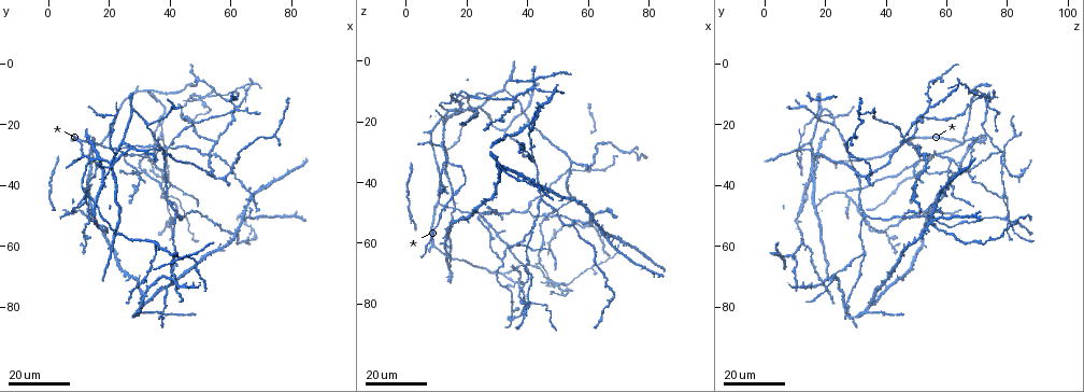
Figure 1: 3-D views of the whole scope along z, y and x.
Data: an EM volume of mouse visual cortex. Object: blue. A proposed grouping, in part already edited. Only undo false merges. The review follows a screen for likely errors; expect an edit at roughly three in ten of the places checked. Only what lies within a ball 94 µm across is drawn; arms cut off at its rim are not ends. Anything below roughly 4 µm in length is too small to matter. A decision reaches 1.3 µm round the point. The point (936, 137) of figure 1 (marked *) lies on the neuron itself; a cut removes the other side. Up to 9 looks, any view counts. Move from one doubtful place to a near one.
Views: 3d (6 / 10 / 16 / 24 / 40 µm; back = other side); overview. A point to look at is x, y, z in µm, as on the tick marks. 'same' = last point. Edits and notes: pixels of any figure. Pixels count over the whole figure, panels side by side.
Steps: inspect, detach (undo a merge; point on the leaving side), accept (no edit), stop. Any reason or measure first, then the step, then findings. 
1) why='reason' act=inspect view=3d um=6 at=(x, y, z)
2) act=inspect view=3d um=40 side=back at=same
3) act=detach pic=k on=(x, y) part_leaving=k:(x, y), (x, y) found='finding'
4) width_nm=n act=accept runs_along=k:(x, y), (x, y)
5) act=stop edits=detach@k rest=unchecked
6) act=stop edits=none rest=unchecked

why='four or more arms meet' act=inspect view=3d um=24 at=(41, 71, 22)

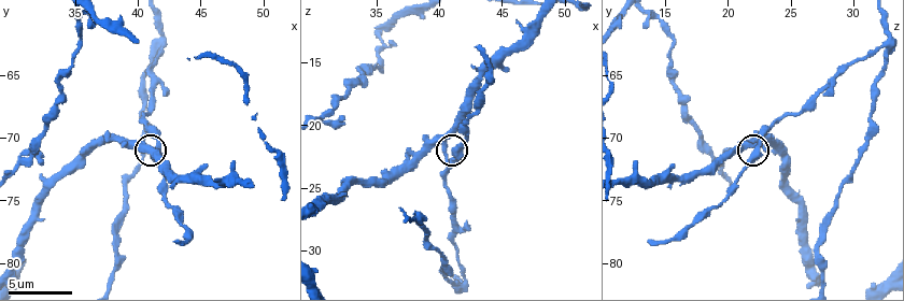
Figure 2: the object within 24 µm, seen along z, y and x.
act=inspect view=3d um=10 at=(41.2, 71.0, 22.2)

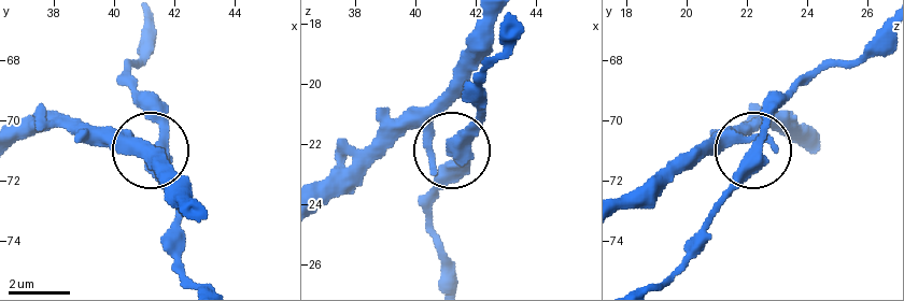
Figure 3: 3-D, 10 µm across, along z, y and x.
act=accept runs_along=3:(886, 28), (802, 82), (719, 202) found='continuous, no second neuron'

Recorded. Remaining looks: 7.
why='two arms in line, one across' act=inspect view=3d um=24 at=(45, 50, 46)

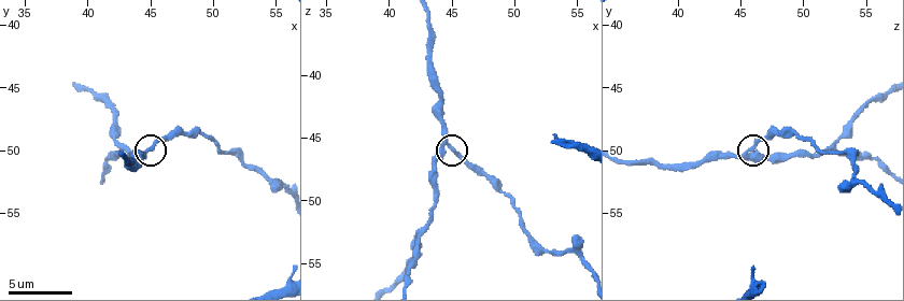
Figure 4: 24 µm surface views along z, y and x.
act=inspect view=3d um=10 at=(44.8, 50.2, 45.8)

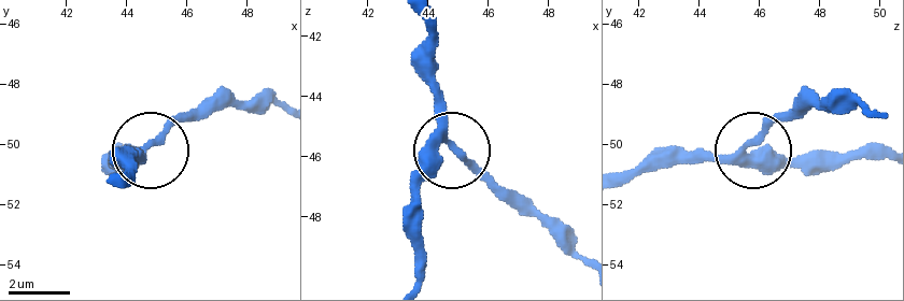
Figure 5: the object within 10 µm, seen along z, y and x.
width_nm=200 act=accept runs_along=5:(885, 153), (777, 161), (746, 145), (655, 153) found='one neuron here'

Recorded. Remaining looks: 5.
why='three arms meet' act=inspect view=3d um=16 at=(33, 32, 61)

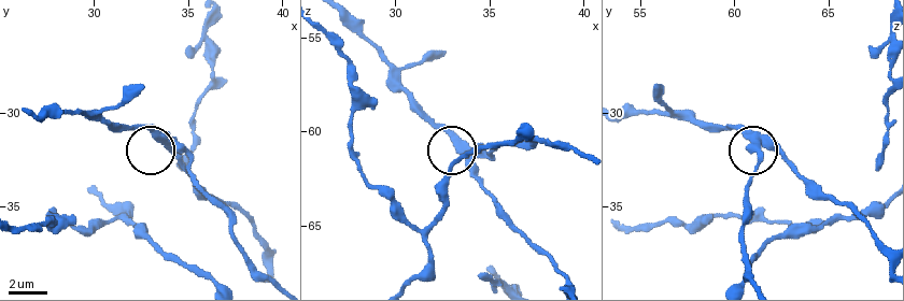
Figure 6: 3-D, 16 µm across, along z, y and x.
why='closer look' act=inspect view=3d um=10 at=(34.2, 31.6, 61.7)

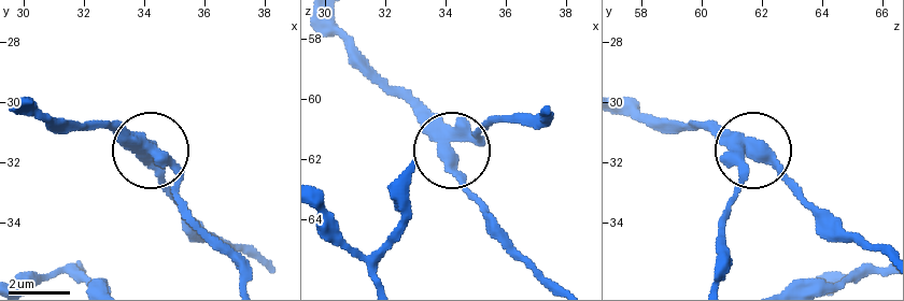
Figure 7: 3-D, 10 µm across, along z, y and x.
arms=3 act=detach pic=7 on=(159, 175) part_leaving=7:(748, 151), (768, 158), (837, 228), (884, 251) found='two neurons meet here'

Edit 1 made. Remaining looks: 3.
why='four or more arms meet' act=inspect view=3d um=16 at=(30, 30, 57)

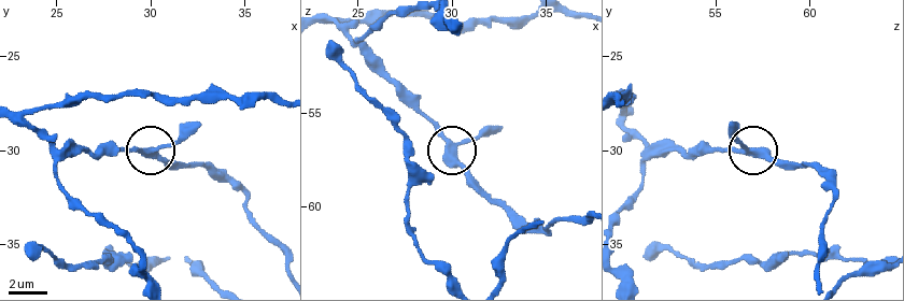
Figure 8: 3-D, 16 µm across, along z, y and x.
act=inspect view=3d um=6 at=(30.1, 30.0, 56.9)

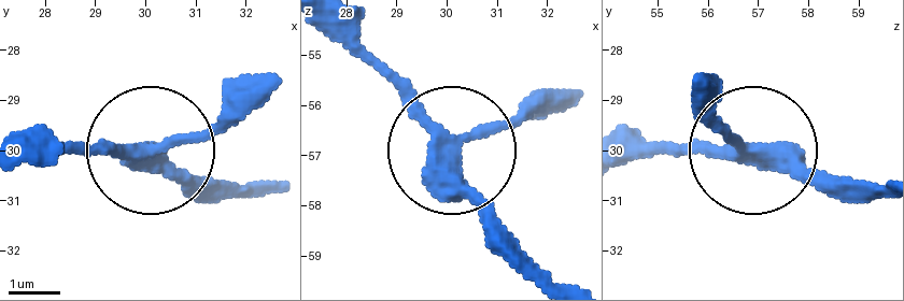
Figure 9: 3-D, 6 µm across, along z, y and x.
arms=4 act=accept runs_along=9:(621, 154), (745, 154), (703, 95) found='one neuron here'

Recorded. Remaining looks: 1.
act=stop edits=detach@7 rest=unchecked

